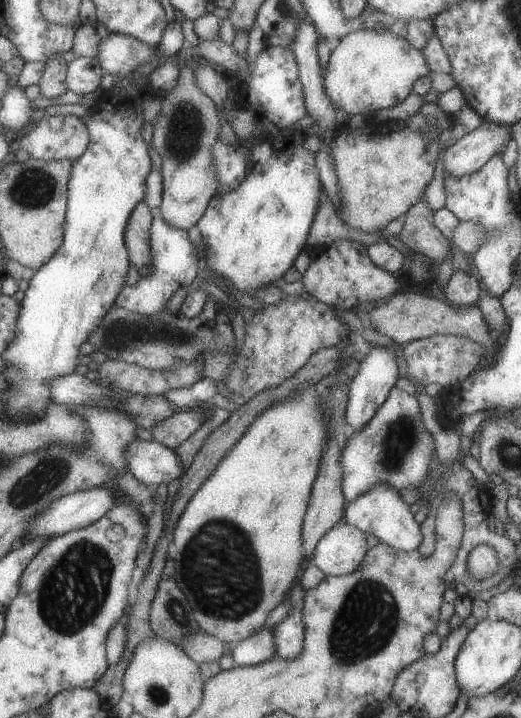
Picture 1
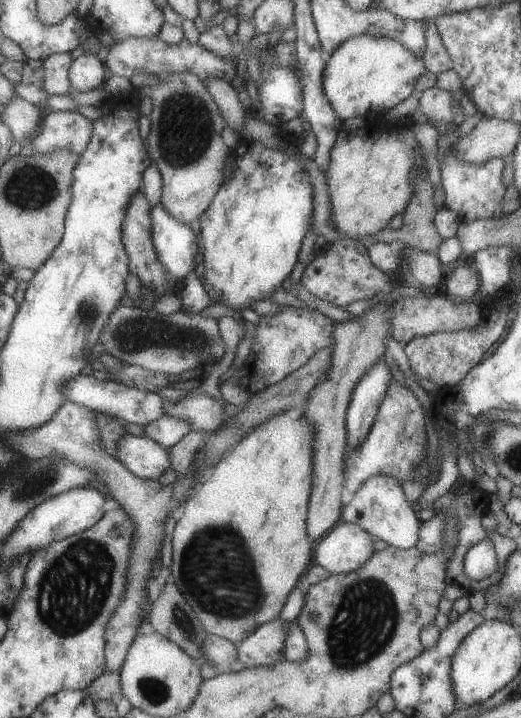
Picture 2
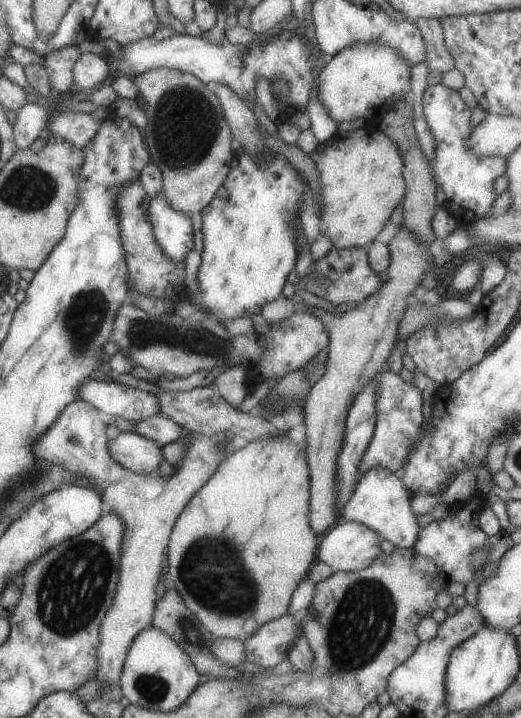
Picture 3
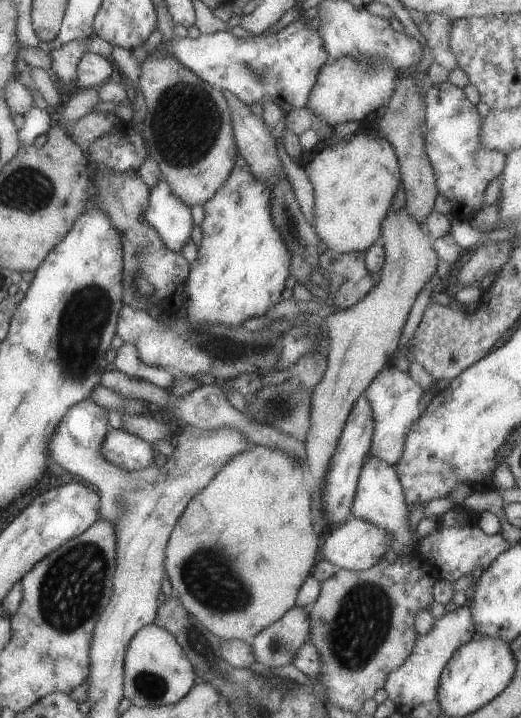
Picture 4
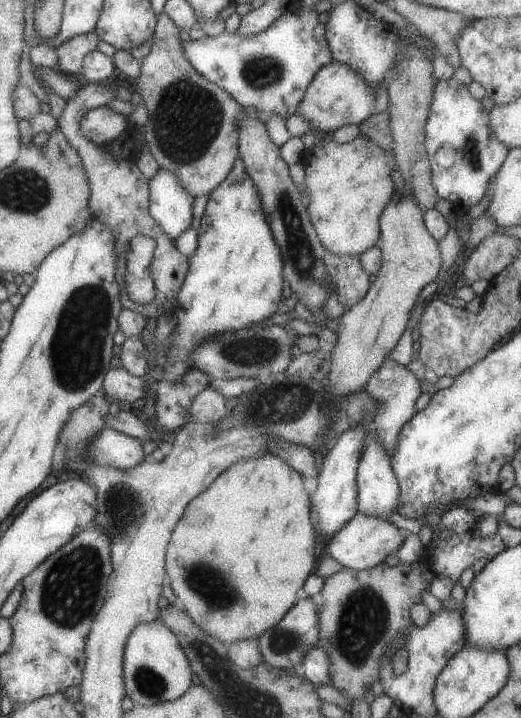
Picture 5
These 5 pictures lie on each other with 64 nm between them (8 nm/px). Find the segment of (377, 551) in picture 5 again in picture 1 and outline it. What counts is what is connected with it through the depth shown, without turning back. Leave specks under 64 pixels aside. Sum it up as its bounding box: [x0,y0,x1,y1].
[309,522,369,578]

